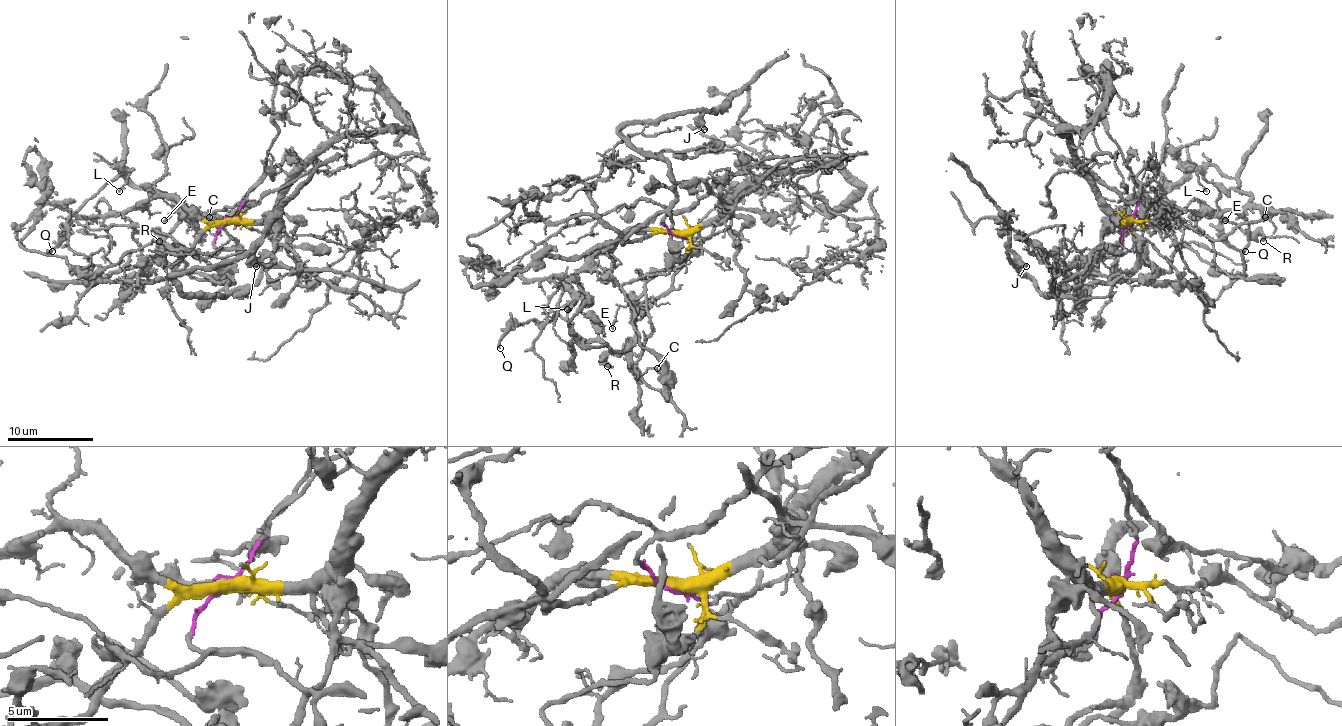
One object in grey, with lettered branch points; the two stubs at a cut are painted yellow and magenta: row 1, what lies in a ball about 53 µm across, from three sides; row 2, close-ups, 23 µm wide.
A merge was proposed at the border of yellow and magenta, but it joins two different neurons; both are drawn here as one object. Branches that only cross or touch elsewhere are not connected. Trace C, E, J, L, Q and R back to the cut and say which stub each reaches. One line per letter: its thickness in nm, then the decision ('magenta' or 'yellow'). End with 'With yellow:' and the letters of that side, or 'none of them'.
C: calibre 180 nm; yellow
E: calibre 130 nm; yellow
J: calibre 360 nm; magenta
L: calibre 160 nm; yellow
Q: calibre 170 nm; yellow
R: calibre 280 nm; yellow
With yellow: C, E, L, Q, R

